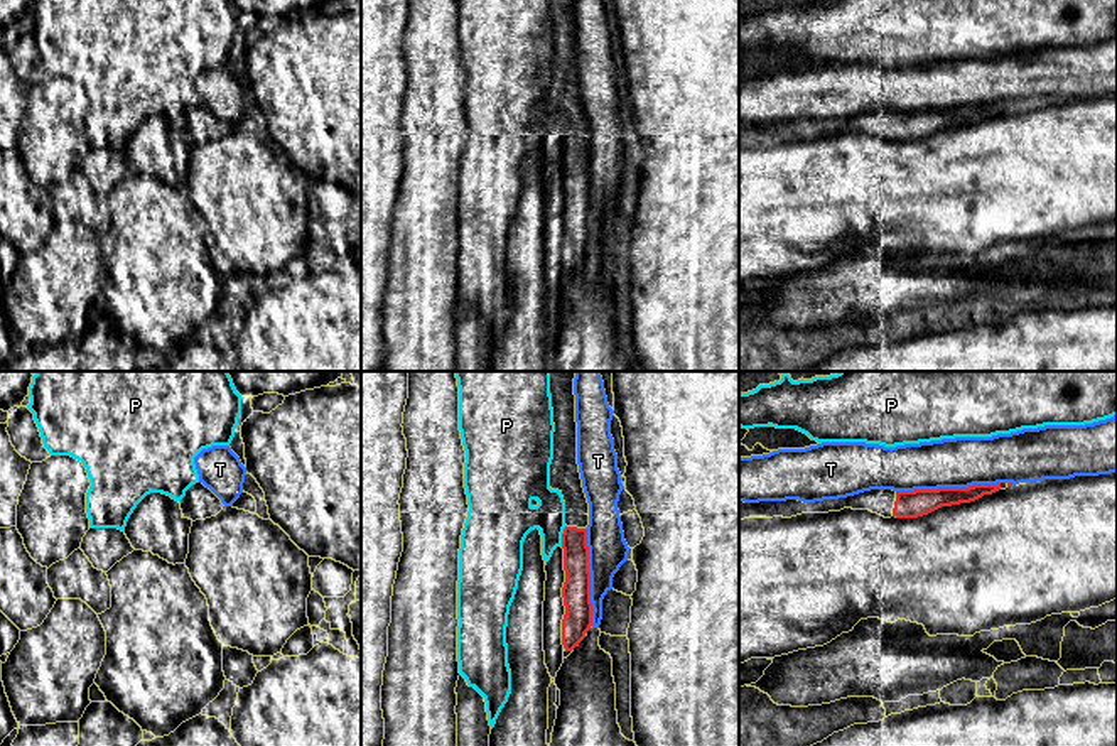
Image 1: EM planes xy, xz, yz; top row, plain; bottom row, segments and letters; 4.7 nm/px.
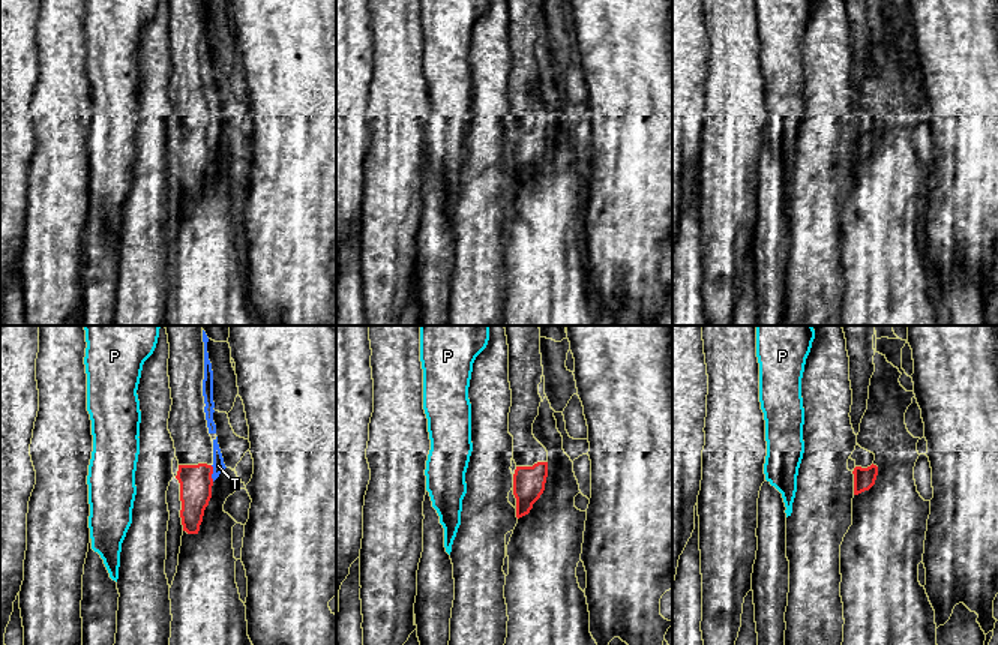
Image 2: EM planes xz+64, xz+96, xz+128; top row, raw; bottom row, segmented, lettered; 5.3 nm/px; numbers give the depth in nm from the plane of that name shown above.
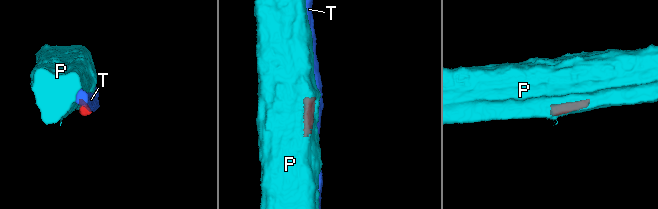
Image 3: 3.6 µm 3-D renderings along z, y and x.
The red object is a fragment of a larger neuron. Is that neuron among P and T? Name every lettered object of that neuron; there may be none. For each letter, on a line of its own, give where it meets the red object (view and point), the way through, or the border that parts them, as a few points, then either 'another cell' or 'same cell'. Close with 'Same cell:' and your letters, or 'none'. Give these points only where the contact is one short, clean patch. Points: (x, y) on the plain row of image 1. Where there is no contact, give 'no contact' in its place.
P: contact xz (562, 157); another cell
T: contact yz (947, 110); another cell
Same cell: none

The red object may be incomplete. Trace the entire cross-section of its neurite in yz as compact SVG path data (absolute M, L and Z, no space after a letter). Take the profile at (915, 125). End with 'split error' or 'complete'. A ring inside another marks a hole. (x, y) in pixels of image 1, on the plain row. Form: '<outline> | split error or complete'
M1001 105L915 113L871 111L847 120L823 122L815 125L803 125L798 122L759 125L739 123L739 142L749 138L791 140L801 135L828 135L840 133L844 130L869 132L884 140L918 140L942 128L970 125L999 111Z | split error

